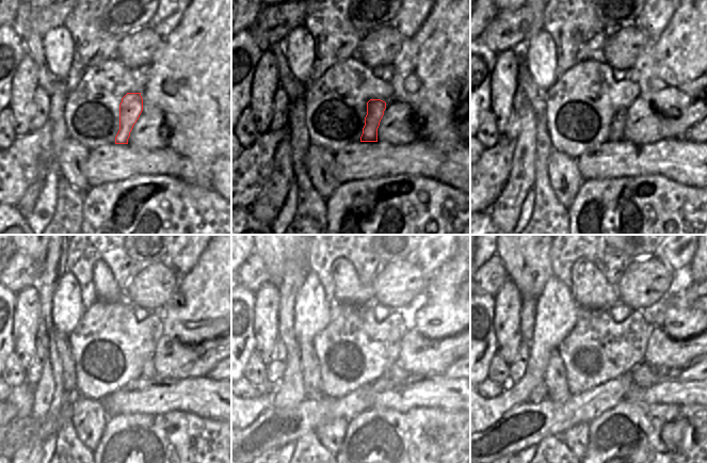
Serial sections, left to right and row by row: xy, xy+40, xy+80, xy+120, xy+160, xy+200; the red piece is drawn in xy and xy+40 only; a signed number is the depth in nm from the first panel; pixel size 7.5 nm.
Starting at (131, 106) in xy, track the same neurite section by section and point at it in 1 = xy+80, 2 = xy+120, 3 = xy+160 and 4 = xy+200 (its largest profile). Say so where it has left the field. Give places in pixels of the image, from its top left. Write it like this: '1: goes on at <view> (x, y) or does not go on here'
1: goes on at xy+80 (617, 125)
2: goes on at xy+120 (148, 372)
3: goes on at xy+160 (397, 373)
4: goes on at xy+200 (643, 376)

